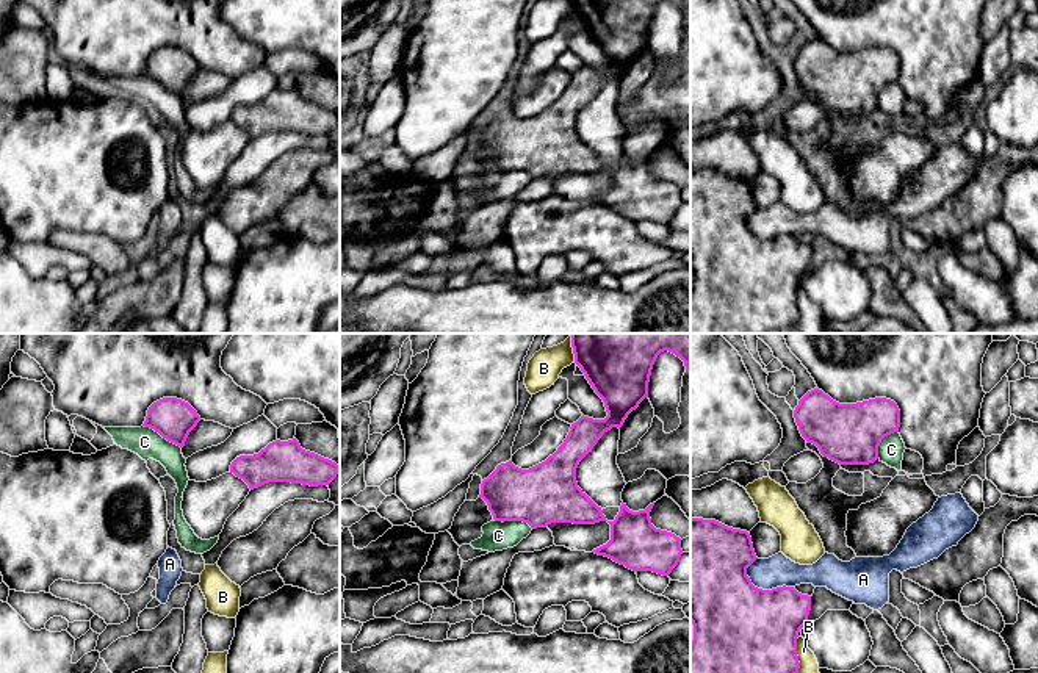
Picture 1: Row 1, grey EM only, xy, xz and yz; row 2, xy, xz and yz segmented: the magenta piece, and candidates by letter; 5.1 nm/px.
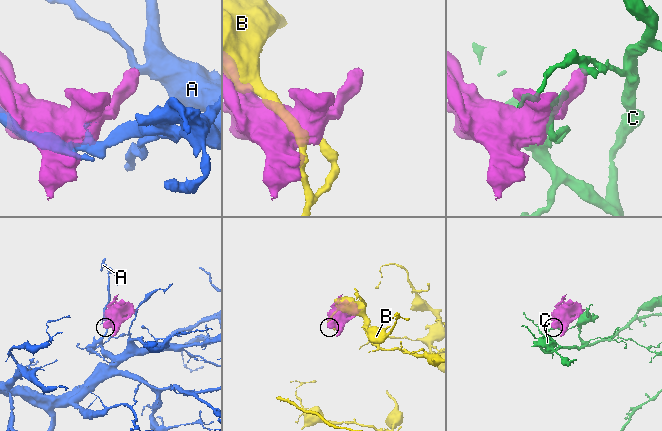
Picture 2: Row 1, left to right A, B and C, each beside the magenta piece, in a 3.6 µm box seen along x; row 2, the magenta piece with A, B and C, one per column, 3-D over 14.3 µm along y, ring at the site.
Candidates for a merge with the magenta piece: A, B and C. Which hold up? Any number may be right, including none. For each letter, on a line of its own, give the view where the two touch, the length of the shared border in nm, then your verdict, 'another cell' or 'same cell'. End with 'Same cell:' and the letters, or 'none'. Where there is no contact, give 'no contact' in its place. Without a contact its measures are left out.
A: meets magenta in yz; contact 260 nm long; another cell
B: meets magenta in yz; contact 180 nm long; another cell
C: meets magenta in xy; contact 240 nm long; another cell
Same cell: none

